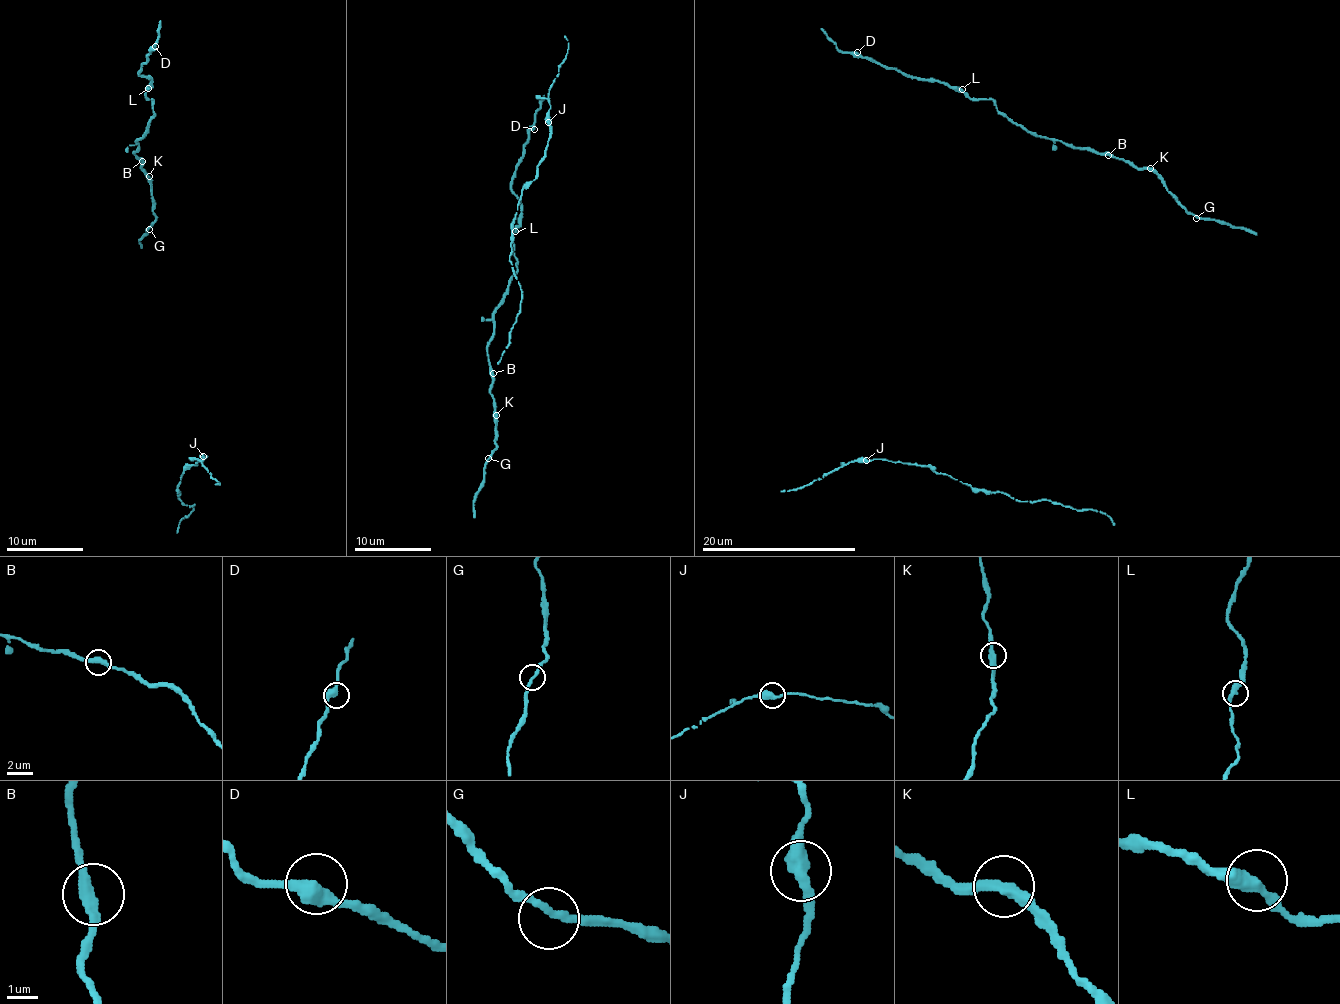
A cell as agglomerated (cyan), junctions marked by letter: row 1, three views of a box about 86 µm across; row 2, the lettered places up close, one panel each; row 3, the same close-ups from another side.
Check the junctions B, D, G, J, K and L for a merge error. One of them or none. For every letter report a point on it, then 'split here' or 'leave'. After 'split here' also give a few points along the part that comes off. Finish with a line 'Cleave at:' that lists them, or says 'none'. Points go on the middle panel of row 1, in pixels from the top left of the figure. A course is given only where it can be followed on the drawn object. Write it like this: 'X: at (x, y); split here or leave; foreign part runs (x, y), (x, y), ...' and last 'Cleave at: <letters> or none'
B: at (493, 373); leave
D: at (534, 129); leave
G: at (488, 458); leave
J: at (548, 122); leave
K: at (496, 415); leave
L: at (515, 231); leave
Cleave at: none

